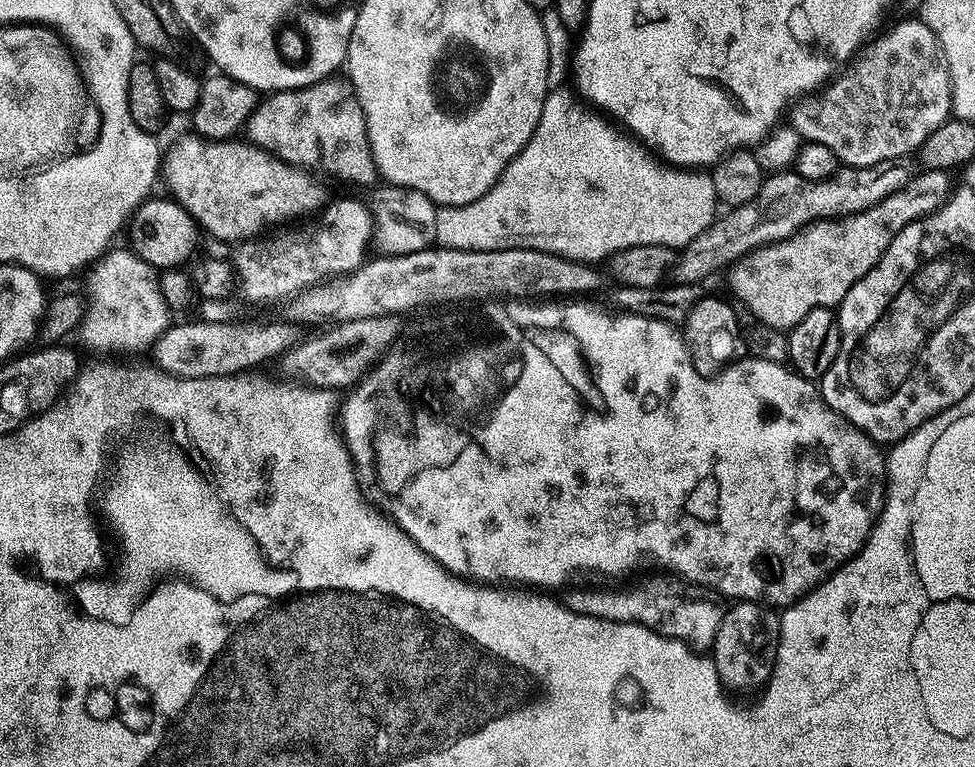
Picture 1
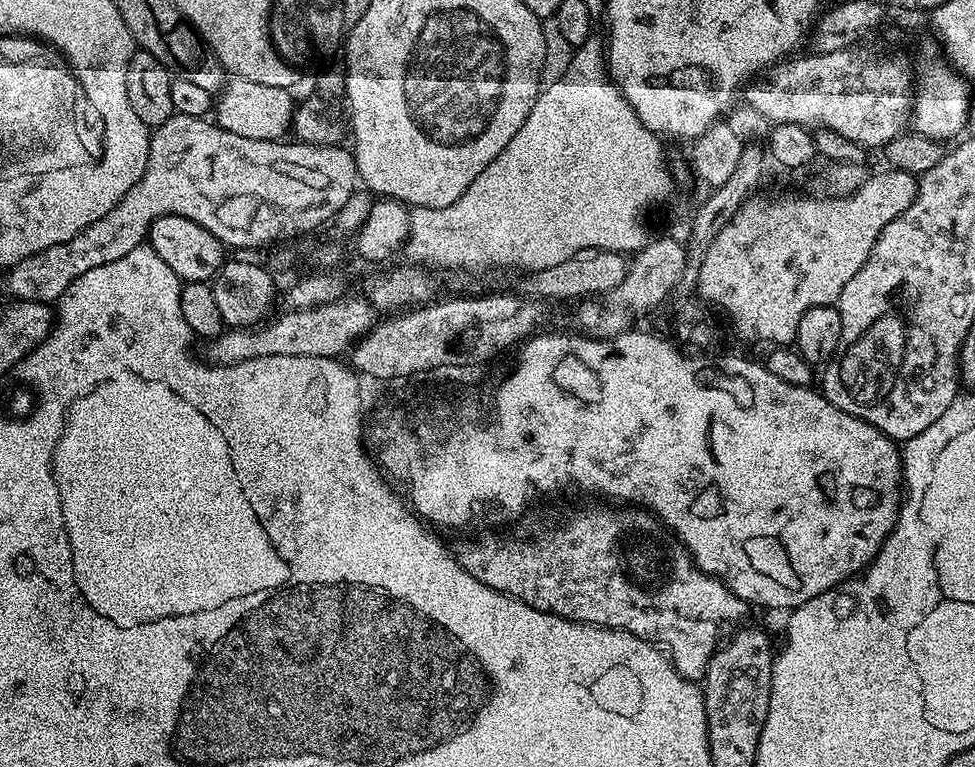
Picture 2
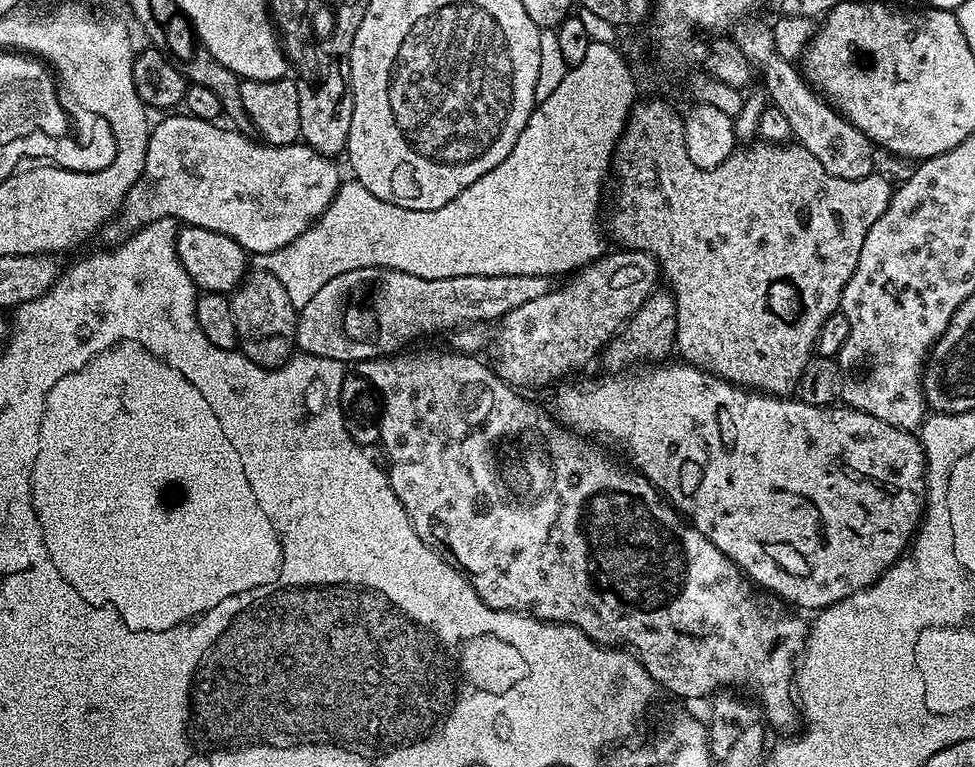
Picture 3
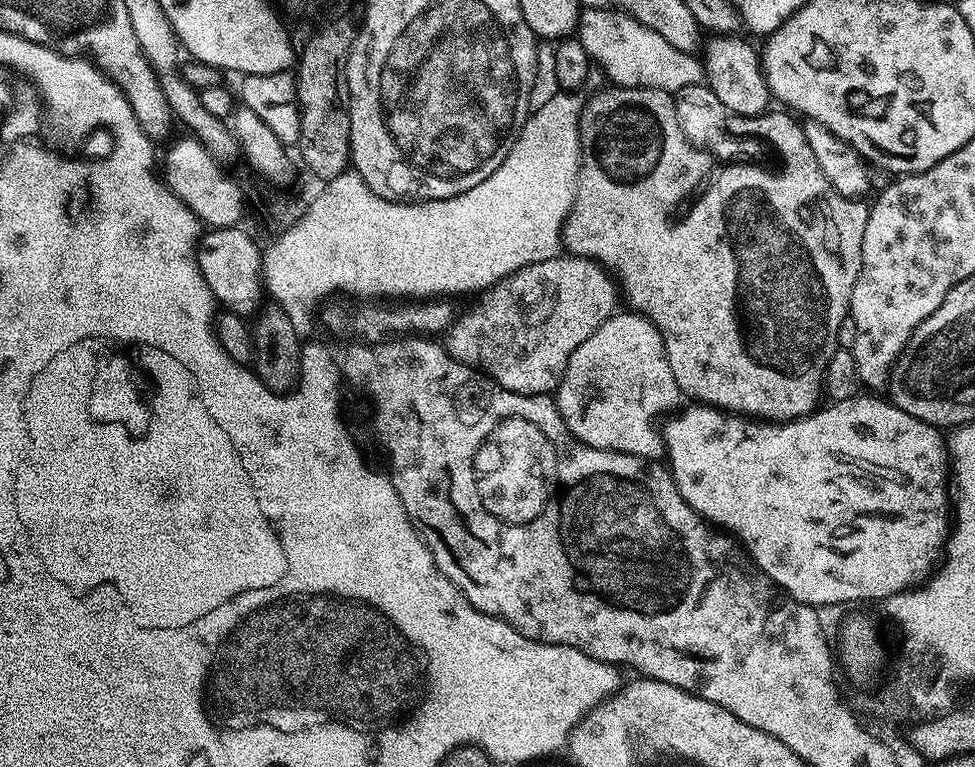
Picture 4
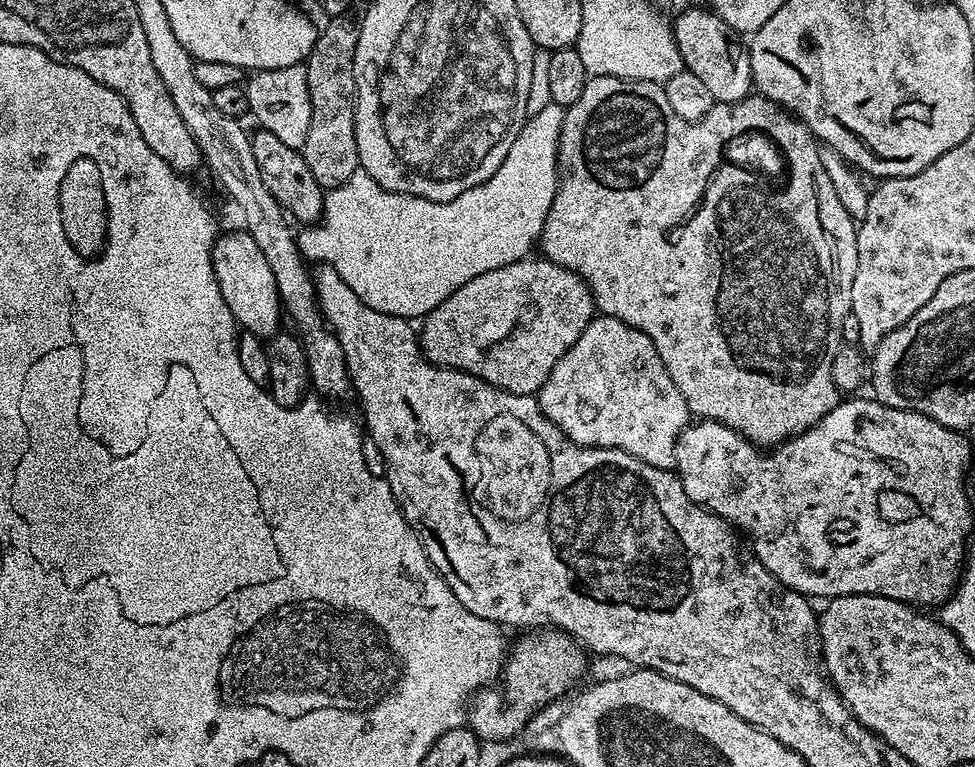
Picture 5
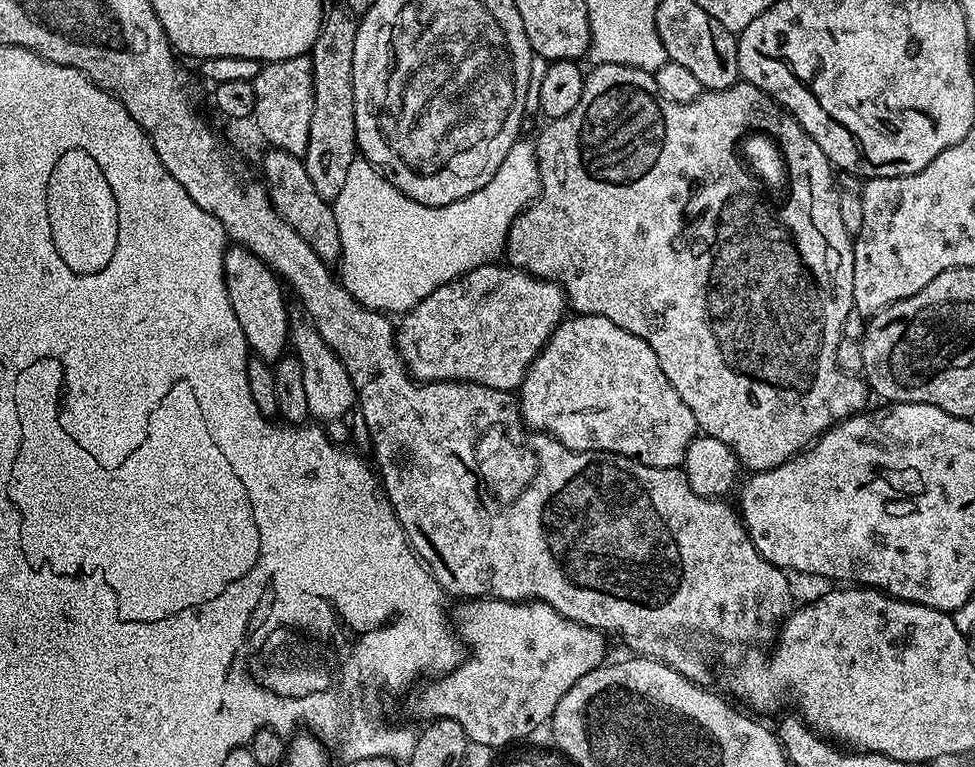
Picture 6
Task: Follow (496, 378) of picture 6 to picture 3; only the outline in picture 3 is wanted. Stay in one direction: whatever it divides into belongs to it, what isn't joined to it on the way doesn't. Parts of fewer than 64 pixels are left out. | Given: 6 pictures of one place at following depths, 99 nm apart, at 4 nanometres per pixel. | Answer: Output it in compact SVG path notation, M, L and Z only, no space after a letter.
M631 250L615 251L609 251L600 259L585 264L575 275L565 279L561 288L560 285L553 286L546 294L542 294L542 298L533 298L530 302L523 303L516 310L510 310L504 319L499 321L500 333L497 336L495 333L494 343L490 348L493 360L491 363L497 376L517 390L540 388L543 384L552 384L555 380L578 371L587 360L592 360L595 356L597 359L601 349L658 288L658 265L655 256Z

